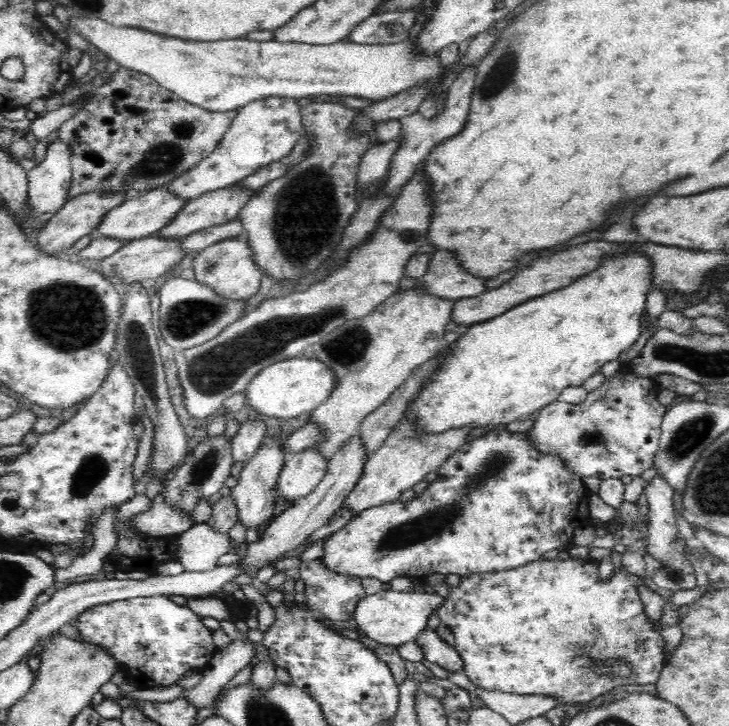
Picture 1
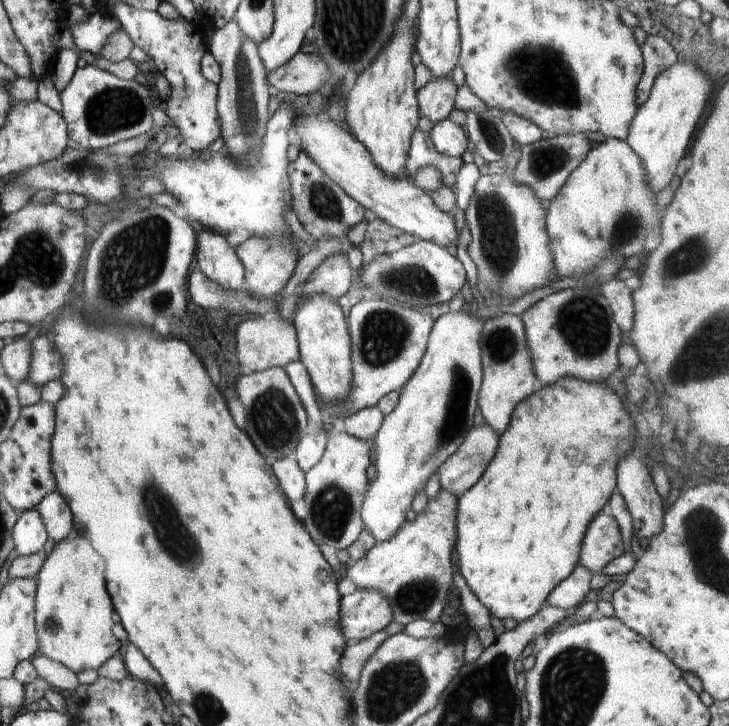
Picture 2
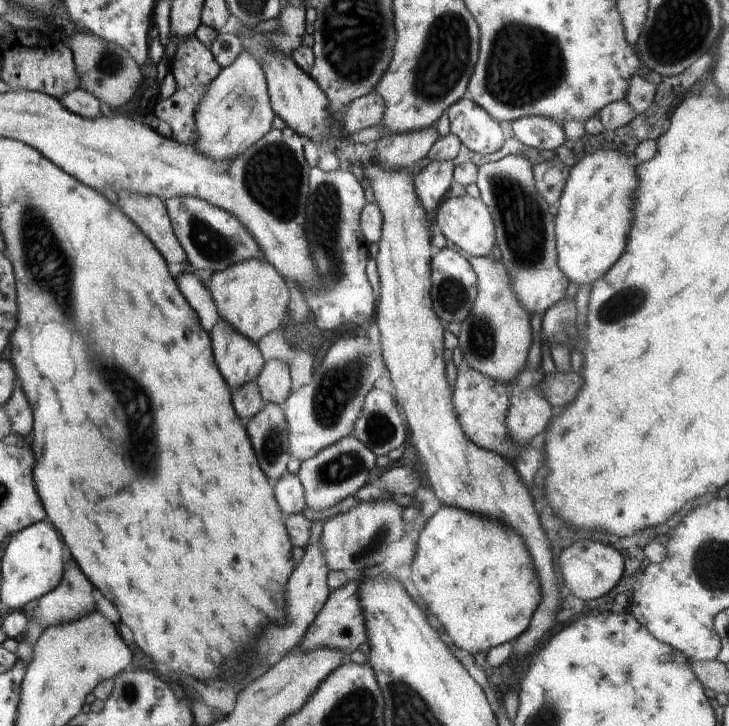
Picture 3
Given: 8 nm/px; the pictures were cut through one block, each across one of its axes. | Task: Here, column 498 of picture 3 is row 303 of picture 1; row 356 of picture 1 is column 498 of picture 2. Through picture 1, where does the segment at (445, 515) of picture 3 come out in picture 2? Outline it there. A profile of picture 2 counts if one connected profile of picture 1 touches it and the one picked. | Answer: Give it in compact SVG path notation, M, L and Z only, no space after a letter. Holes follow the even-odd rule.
M562 377L556 380L554 384L539 386L536 391L516 405L508 428L499 436L499 447L493 456L492 462L490 462L480 480L462 496L459 496L457 500L457 539L455 544L457 567L470 590L476 594L476 598L488 610L492 610L499 620L508 617L514 618L519 623L531 619L531 616L534 616L540 610L552 590L572 574L572 571L580 563L583 538L588 524L600 512L600 508L610 500L610 496L616 488L616 466L618 466L618 462L628 452L636 452L636 443L640 440L636 434L634 422L632 422L626 406L622 404L622 400L610 388L606 388L604 384L578 380L576 377Z

